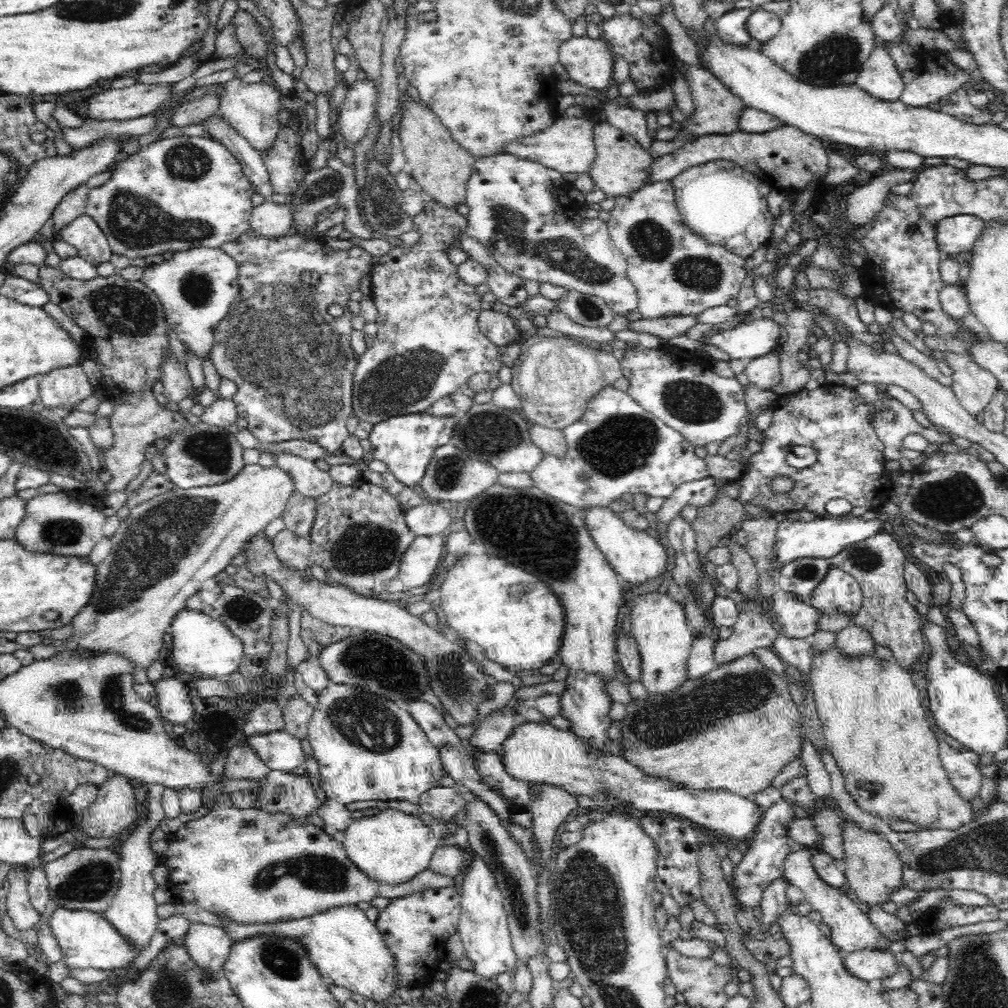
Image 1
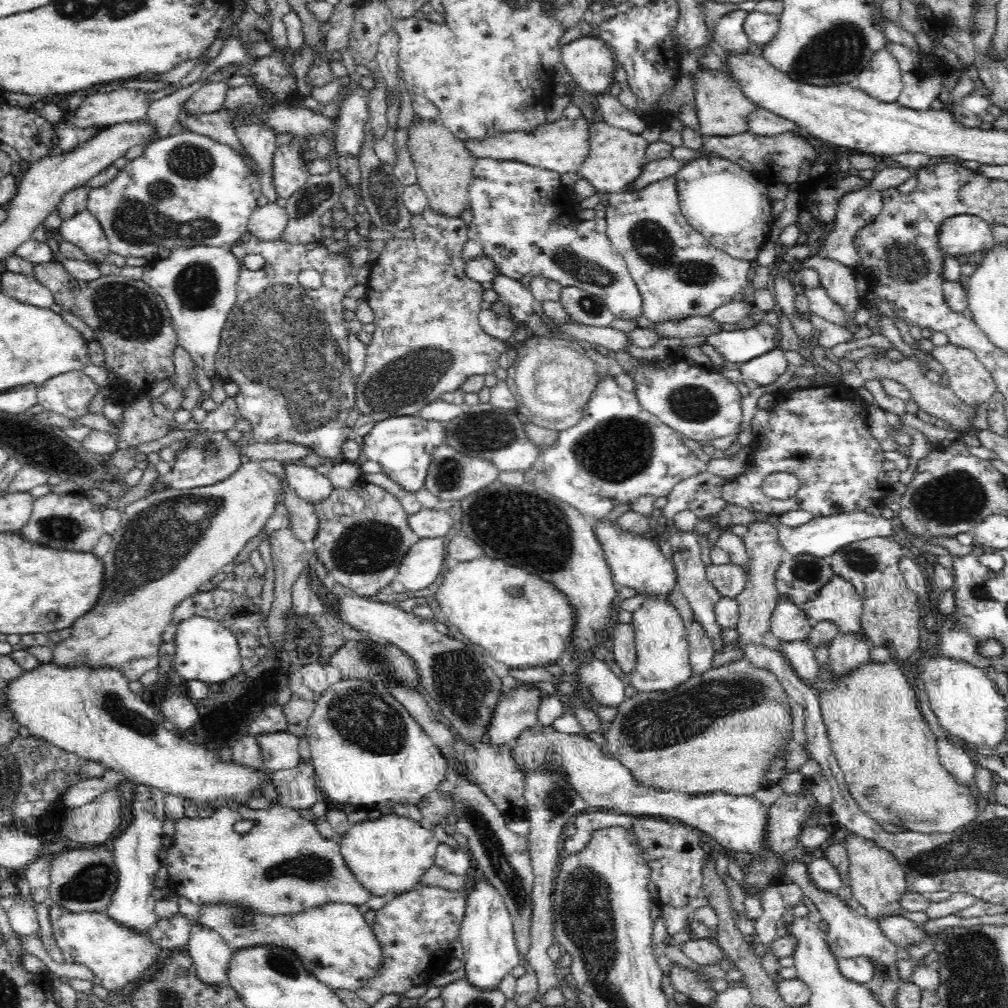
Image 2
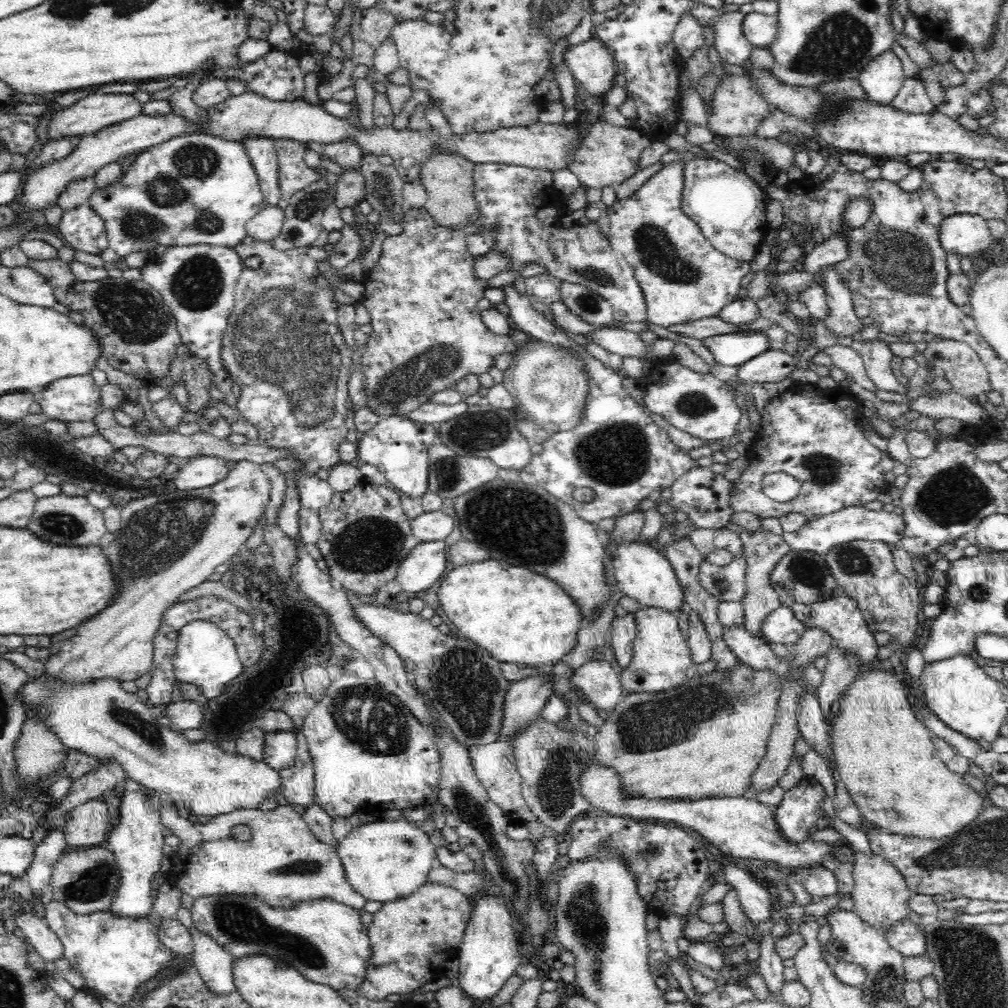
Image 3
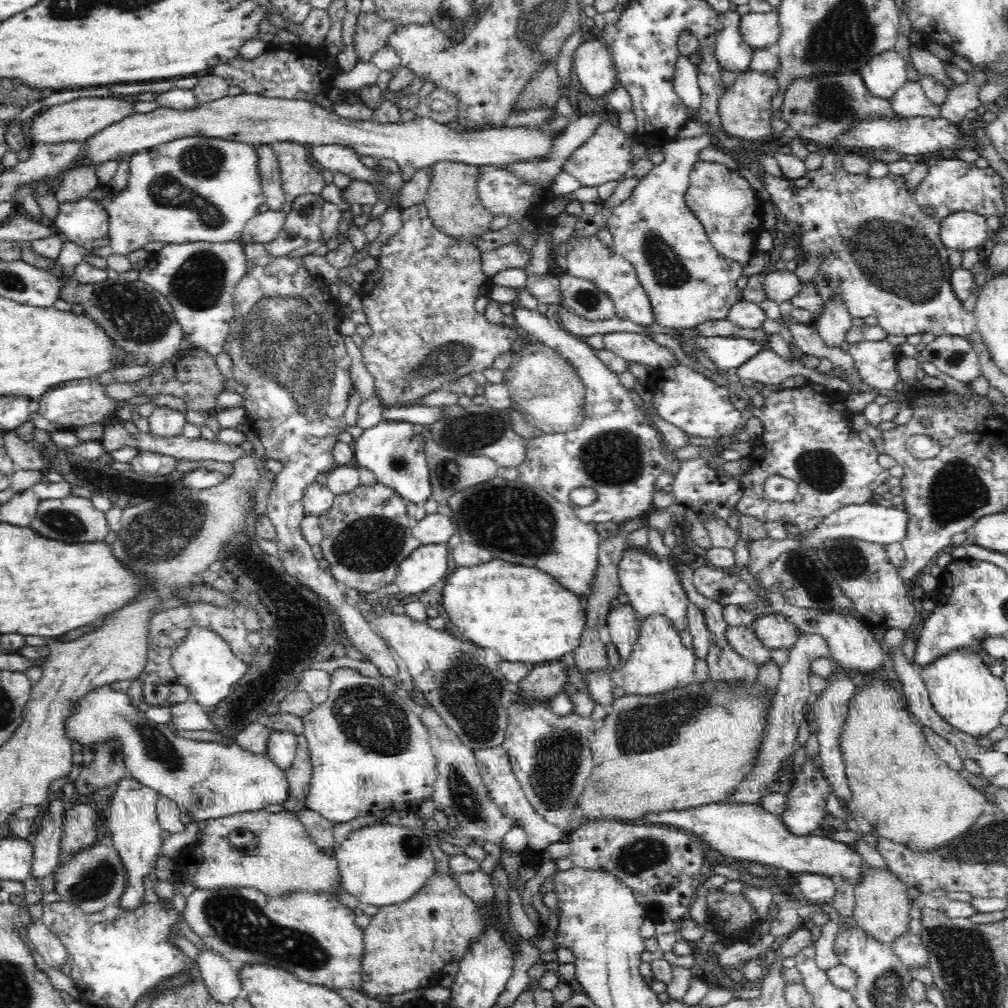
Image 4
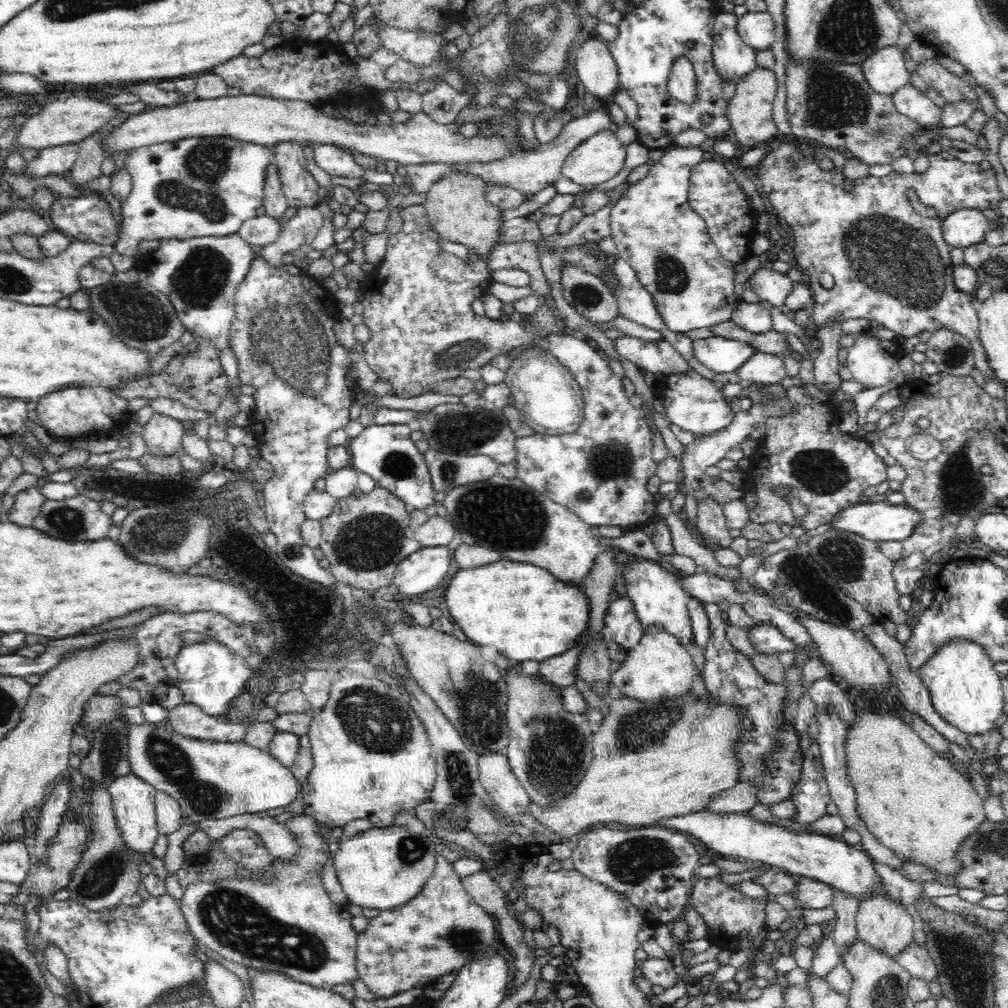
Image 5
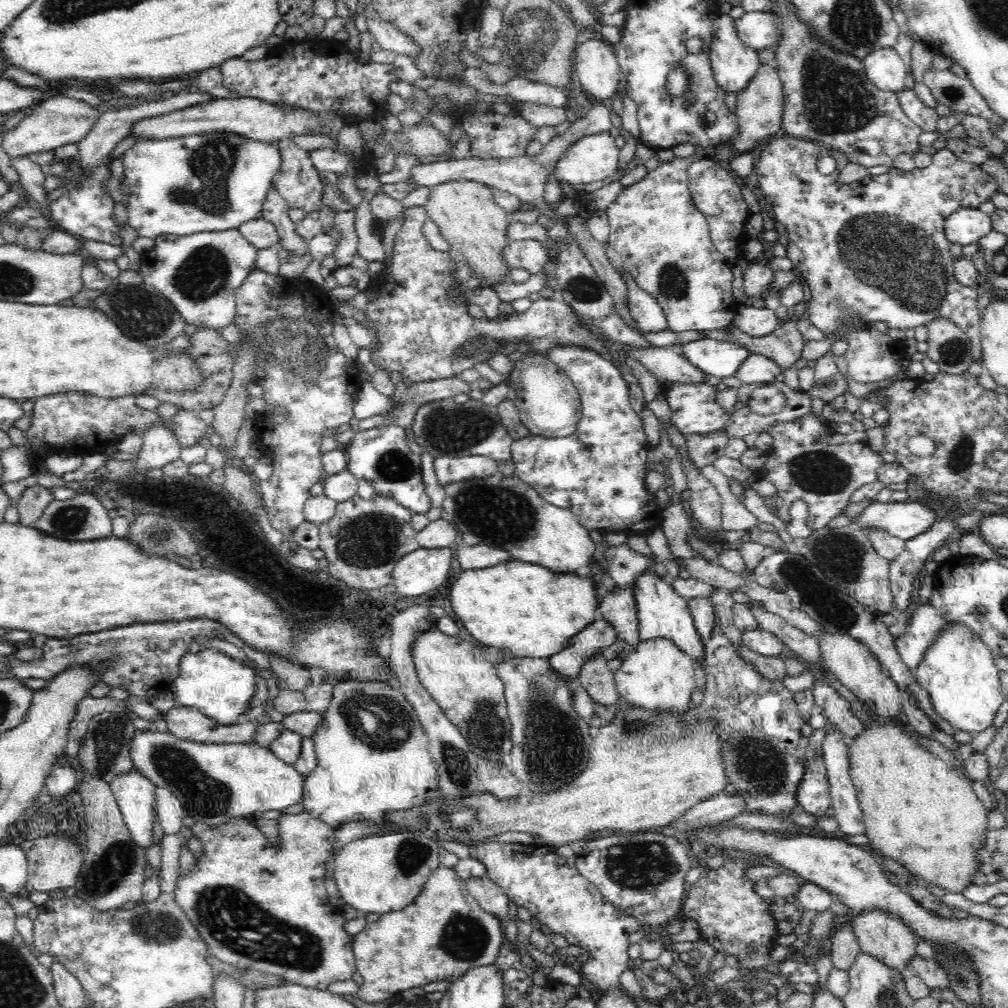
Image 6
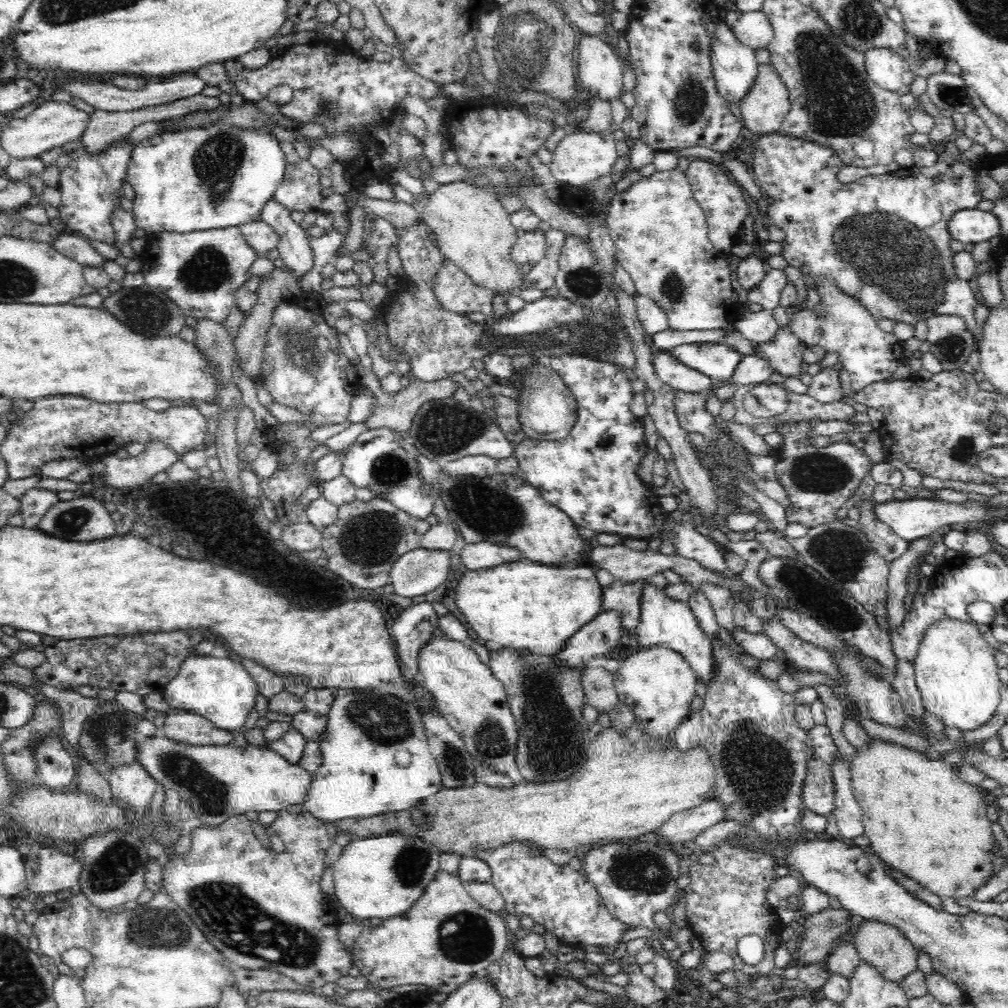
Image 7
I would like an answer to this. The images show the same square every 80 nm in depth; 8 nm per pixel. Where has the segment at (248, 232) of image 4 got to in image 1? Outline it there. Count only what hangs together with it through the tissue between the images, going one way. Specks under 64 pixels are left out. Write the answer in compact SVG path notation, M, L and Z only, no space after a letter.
M264 201L253 208L250 226L260 236L277 238L288 235L292 220L292 209L288 205Z

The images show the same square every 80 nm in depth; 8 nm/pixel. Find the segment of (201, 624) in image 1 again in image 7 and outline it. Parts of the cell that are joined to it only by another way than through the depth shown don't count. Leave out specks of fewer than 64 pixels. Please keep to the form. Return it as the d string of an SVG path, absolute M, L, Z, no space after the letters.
M188 653L189 657L182 662L178 674L162 688L163 699L168 702L169 708L182 709L196 713L212 722L219 729L236 731L244 726L248 713L254 710L256 697L259 695L258 684L252 679L248 670L238 661L230 657L214 657L214 655L195 655Z

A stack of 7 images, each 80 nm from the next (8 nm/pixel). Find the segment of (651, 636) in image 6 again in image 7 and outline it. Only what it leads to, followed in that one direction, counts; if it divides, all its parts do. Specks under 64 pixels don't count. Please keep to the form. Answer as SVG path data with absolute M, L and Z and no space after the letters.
M648 579L643 586L640 610L641 619L637 626L636 636L639 646L666 645L670 647L686 659L697 681L702 681L708 686L717 673L717 662L713 662L712 639L703 633L688 603L672 599L664 592L664 589L657 588Z

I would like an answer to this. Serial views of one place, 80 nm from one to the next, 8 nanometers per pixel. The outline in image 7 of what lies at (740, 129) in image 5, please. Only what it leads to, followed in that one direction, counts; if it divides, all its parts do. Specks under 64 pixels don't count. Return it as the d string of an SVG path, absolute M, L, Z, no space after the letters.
M770 63L760 65L758 75L749 93L739 102L744 128L752 136L781 132L781 122L784 121L789 106L789 93L786 85L780 79L780 74Z

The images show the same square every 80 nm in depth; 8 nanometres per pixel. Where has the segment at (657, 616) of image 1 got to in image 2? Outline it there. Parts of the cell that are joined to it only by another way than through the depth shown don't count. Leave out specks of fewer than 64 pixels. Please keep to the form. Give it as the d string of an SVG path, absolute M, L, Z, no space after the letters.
M647 599L640 608L632 612L631 625L635 634L634 670L622 676L638 693L667 691L686 682L693 675L687 628L680 611L673 604Z

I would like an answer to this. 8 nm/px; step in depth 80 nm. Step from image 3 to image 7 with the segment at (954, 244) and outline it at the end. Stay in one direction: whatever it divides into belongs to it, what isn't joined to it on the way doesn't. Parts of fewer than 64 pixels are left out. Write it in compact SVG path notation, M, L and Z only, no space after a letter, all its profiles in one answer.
M976 208L959 210L949 220L949 235L951 240L959 240L963 244L982 242L1000 236L999 218L992 211L982 211Z

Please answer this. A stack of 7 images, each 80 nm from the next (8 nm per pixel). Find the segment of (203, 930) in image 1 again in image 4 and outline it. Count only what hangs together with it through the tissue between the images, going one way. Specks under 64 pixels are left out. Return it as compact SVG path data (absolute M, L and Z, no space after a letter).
M202 949L194 958L197 974L204 981L208 992L220 1003L229 1003L233 998L243 995L242 983L238 973L218 951Z

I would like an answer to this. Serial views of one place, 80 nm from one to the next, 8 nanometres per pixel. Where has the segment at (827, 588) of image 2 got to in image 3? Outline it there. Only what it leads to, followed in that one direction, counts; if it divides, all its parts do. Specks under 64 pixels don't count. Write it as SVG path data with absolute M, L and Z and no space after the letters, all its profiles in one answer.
M836 585L835 595L829 599L807 605L795 603L791 607L794 616L800 623L804 624L805 629L824 629L830 635L832 645L842 649L842 654L856 654L864 662L876 660L876 654L878 654L880 646L874 639L873 632L870 632L866 619L858 608L858 603L852 597L848 597L840 585Z

